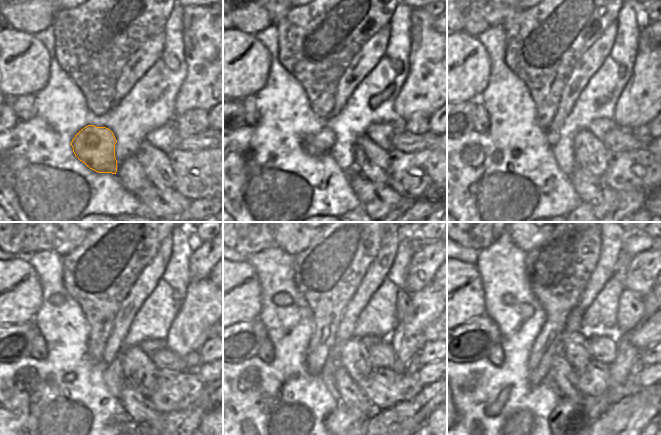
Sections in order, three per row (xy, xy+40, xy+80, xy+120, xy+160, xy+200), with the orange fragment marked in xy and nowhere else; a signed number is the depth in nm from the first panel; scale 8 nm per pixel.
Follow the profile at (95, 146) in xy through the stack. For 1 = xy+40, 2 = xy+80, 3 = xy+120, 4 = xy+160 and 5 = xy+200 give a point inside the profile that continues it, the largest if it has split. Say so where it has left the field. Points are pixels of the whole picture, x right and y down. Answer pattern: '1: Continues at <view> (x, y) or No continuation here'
1: Continues at xy+40 (319, 144)
2: Continues at xy+80 (588, 64)
3: Continues at xy+120 (147, 281)
4: Continues at xy+160 (377, 272)
5: Continues at xy+200 (611, 242)

